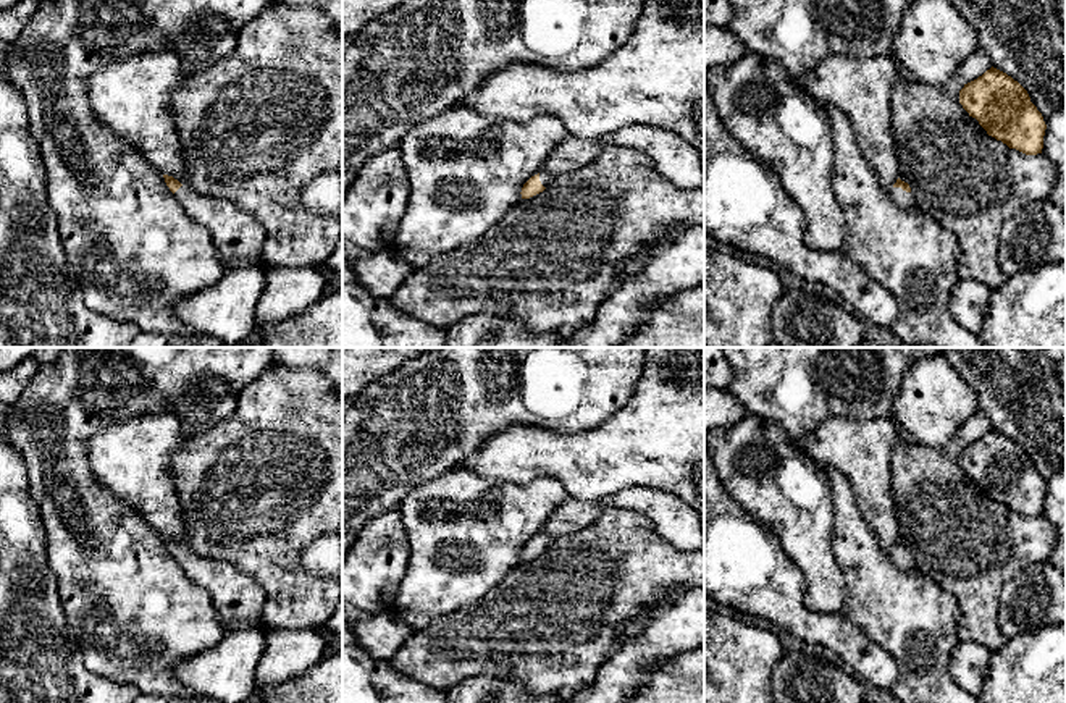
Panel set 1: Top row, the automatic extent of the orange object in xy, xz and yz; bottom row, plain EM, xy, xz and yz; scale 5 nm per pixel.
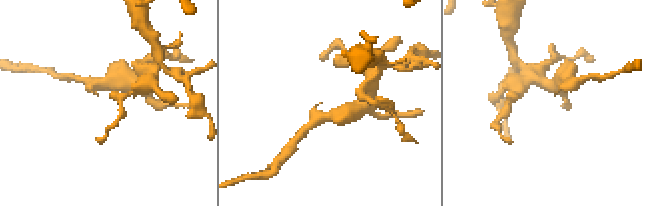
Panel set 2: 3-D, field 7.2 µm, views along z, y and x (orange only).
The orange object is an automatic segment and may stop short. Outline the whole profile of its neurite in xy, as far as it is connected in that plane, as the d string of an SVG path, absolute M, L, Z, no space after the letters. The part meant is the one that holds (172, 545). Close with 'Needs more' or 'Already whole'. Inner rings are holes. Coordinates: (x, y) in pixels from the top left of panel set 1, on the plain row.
M173 538L163 540L189 579L208 591L226 632L260 629L265 593L252 577L225 561L202 558Z. Needs more

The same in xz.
M539 533L538 537L531 538L522 549L522 561L530 561L539 554L543 554L554 541L554 537L548 537Z. Needs more

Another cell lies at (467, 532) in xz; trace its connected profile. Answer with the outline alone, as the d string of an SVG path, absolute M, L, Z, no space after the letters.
M462 465L417 485L397 507L410 540L410 556L392 612L420 630L480 601L522 562L523 546L543 532L551 514L569 498L556 478L512 483L485 478Z

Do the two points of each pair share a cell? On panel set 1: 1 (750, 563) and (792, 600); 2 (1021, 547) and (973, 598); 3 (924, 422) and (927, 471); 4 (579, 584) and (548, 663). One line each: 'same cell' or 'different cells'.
1: same cell
2: same cell
3: different cells
4: same cell

